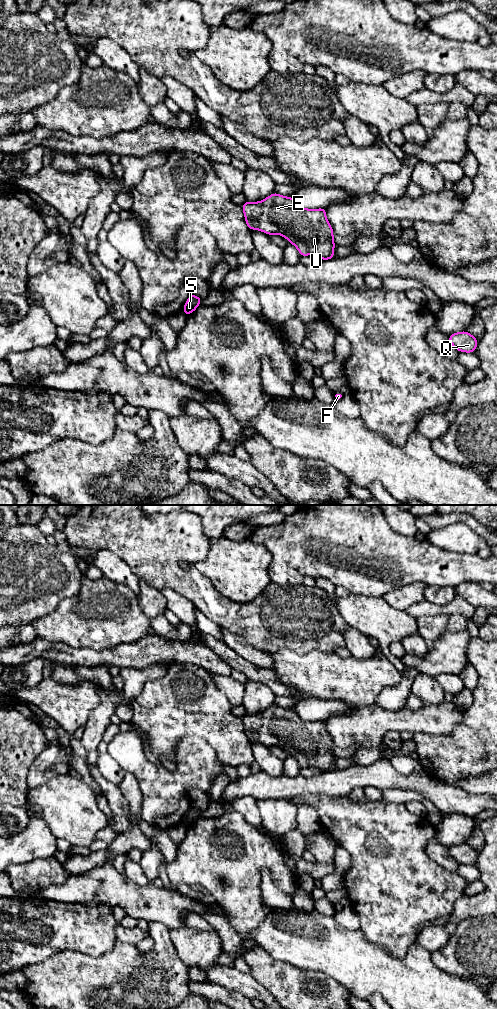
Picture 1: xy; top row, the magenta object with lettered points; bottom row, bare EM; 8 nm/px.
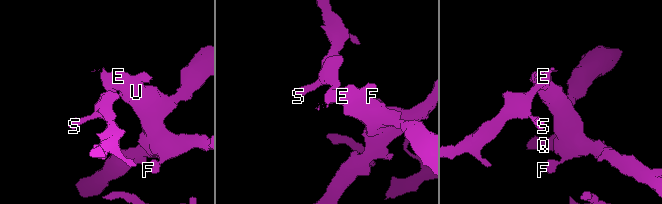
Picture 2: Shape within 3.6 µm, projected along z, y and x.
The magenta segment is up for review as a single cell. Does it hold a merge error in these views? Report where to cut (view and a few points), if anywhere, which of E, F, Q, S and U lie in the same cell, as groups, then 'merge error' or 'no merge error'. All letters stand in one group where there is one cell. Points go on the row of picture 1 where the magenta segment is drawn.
no cut | E F Q S U | no merge error

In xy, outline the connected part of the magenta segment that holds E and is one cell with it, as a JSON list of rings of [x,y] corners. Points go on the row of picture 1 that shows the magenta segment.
[[[272,193],[258,202],[246,201],[242,205],[245,221],[249,230],[259,230],[269,236],[277,234],[285,237],[299,251],[300,256],[314,255],[323,260],[334,257],[333,229],[326,217],[326,209],[303,208],[294,198]]]

